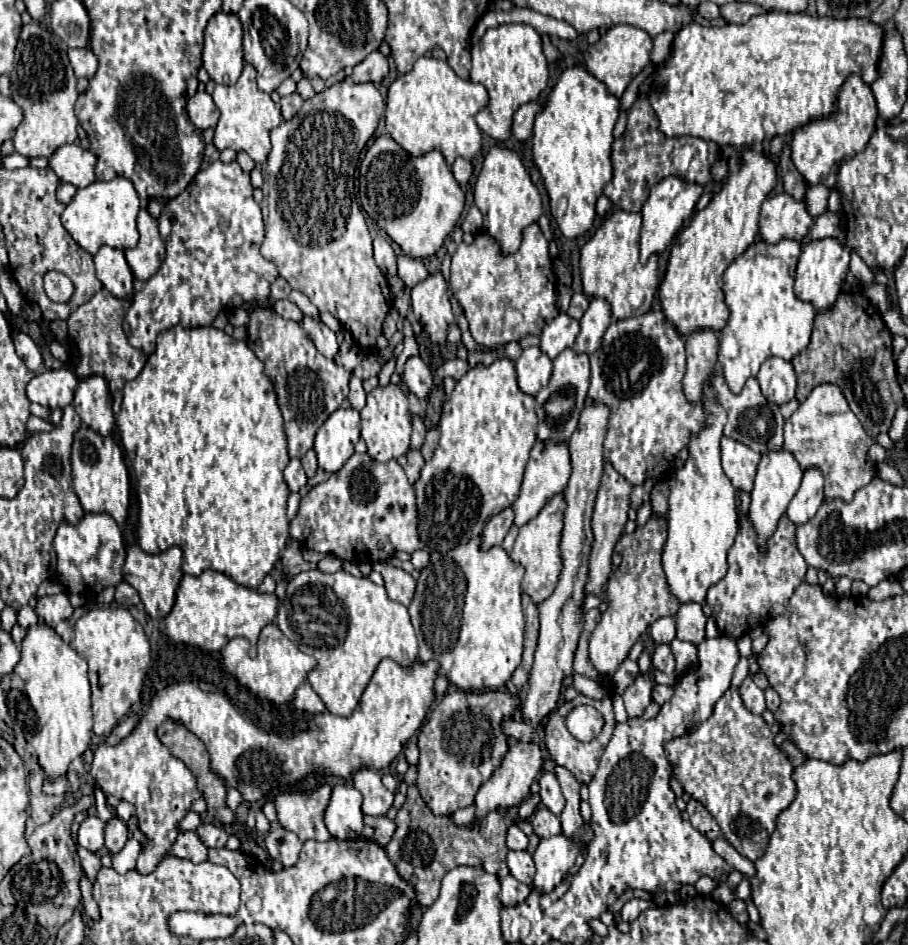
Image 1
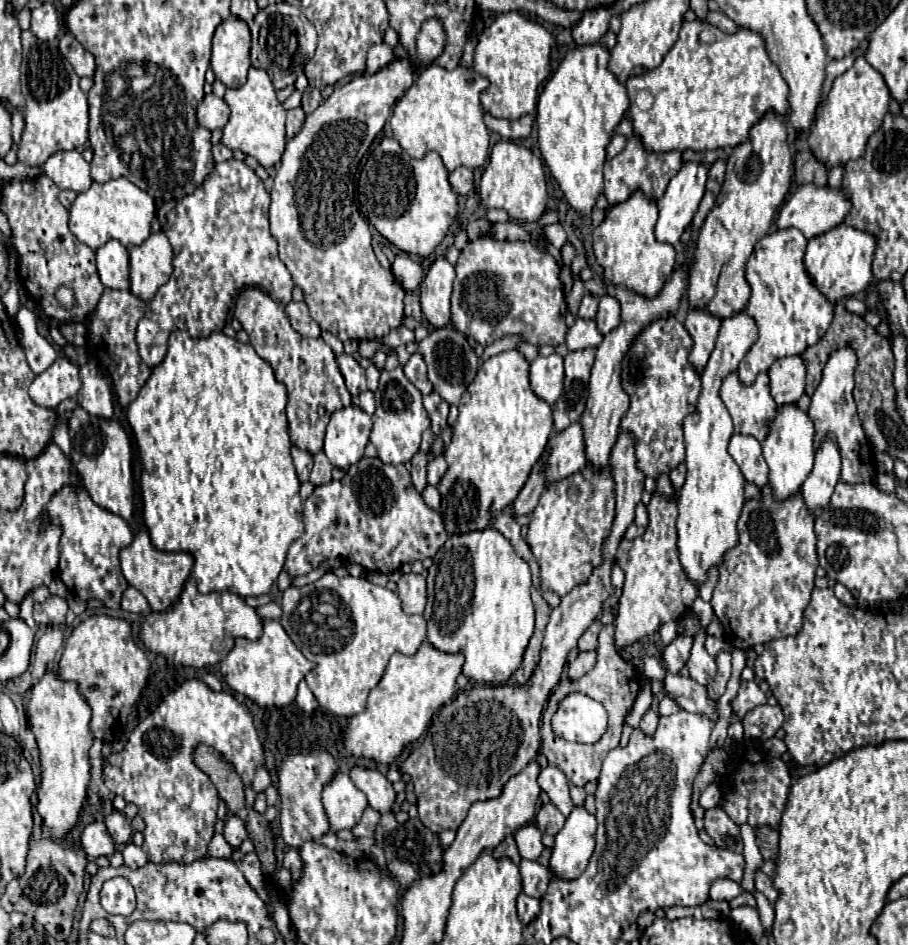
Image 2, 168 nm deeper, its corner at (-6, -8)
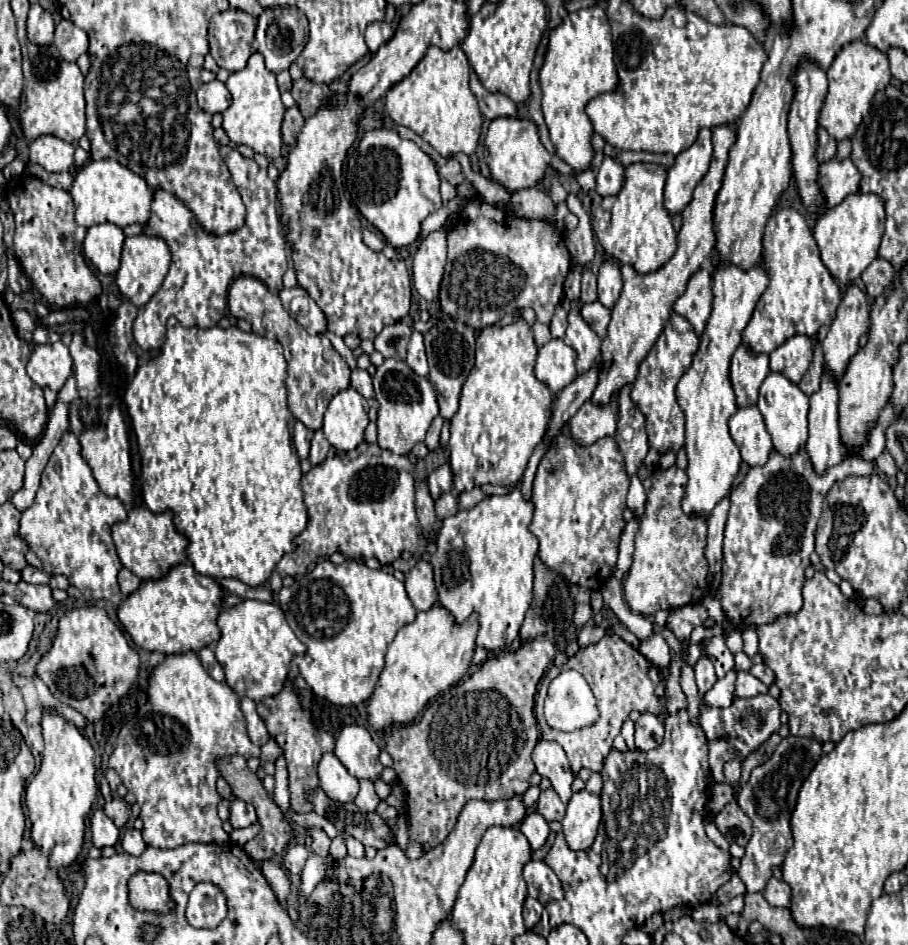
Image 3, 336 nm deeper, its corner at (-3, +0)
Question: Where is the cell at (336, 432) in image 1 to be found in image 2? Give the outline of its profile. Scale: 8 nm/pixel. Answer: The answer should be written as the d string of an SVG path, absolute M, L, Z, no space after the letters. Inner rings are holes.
M348 406L336 410L328 422L324 452L330 458L332 466L348 470L364 456L372 432L372 418L362 412L358 406Z

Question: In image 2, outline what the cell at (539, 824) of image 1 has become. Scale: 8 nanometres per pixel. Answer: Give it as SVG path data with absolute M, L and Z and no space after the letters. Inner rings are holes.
M544 804L540 808L540 812L536 814L536 824L544 834L552 834L556 836L560 832L560 828L564 826L564 816L562 812L554 806L554 804Z

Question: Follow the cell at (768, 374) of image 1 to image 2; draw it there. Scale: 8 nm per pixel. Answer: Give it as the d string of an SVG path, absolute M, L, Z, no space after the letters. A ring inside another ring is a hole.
M786 356L776 360L770 370L770 388L776 404L796 402L804 394L806 366L800 356Z

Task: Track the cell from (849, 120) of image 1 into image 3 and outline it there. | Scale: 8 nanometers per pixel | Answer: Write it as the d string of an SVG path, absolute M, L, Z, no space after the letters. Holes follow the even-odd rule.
M855 40L835 56L833 64L827 70L829 78L829 92L825 98L825 104L819 114L819 126L829 132L837 142L843 142L857 132L857 126L863 120L863 114L869 112L869 104L873 96L881 90L887 88L891 82L891 72L889 72L889 60L883 52L867 46L863 40Z

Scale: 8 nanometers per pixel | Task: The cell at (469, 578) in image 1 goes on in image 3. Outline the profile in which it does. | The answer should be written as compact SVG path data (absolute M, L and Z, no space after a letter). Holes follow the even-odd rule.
M513 488L507 496L489 496L479 502L471 510L459 510L455 516L443 520L437 550L431 556L435 588L437 588L437 604L451 612L457 624L463 624L473 612L479 616L479 634L477 648L485 648L487 652L501 652L507 644L515 642L519 636L519 628L525 620L525 614L531 604L533 592L533 560L537 556L537 538L529 532L529 522L533 516L533 506L523 500L521 492Z

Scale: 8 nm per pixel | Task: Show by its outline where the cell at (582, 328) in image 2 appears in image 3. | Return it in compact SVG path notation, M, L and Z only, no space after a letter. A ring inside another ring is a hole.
M591 302L591 304L583 304L581 306L581 316L583 320L595 330L595 334L599 338L605 336L607 332L607 326L609 326L609 318L611 318L611 312L599 304L599 302Z

